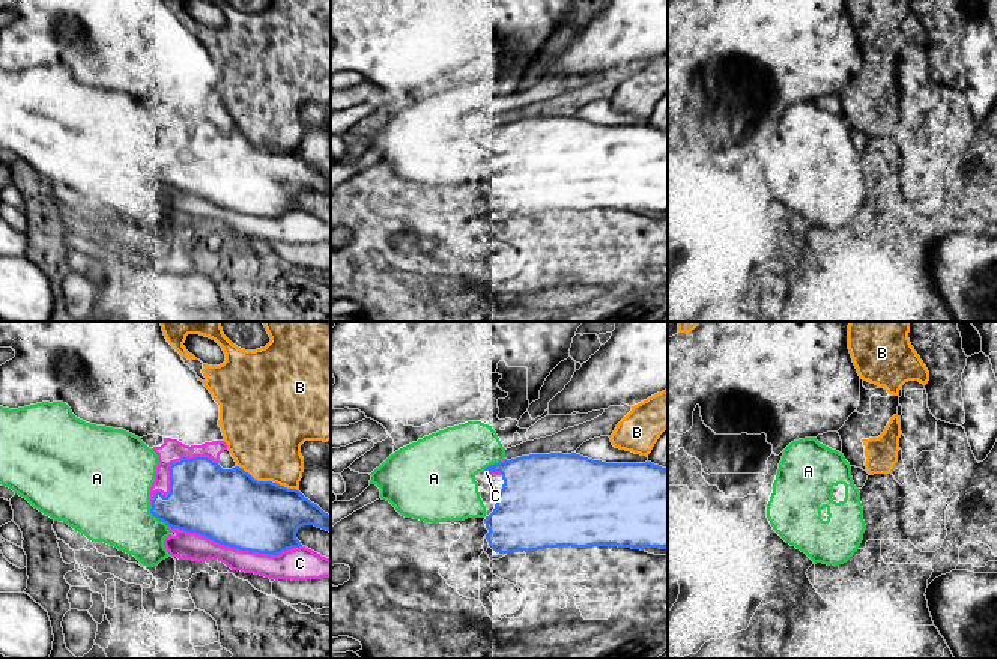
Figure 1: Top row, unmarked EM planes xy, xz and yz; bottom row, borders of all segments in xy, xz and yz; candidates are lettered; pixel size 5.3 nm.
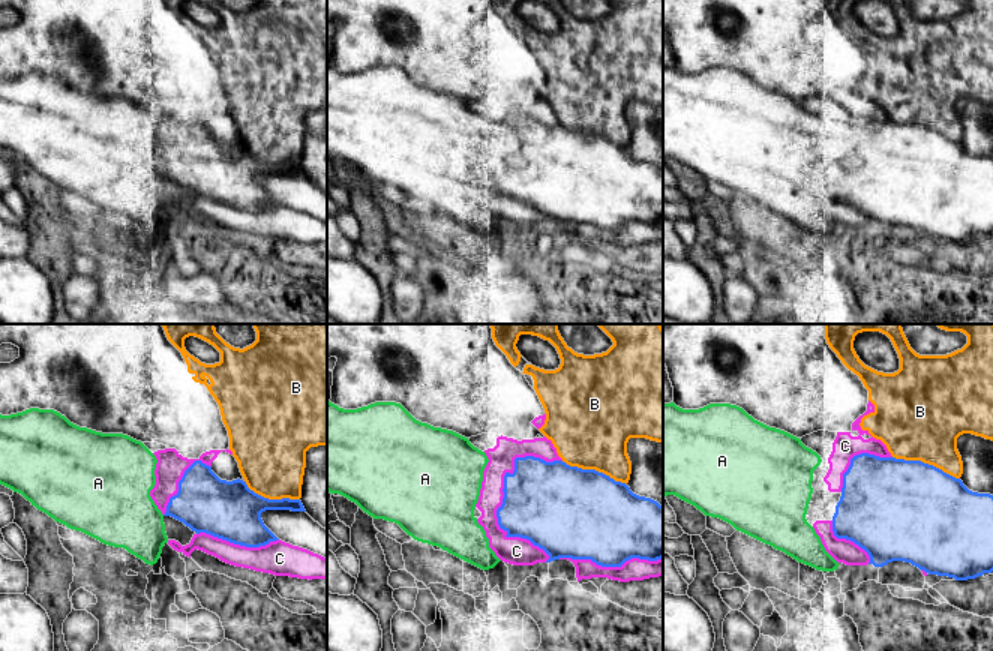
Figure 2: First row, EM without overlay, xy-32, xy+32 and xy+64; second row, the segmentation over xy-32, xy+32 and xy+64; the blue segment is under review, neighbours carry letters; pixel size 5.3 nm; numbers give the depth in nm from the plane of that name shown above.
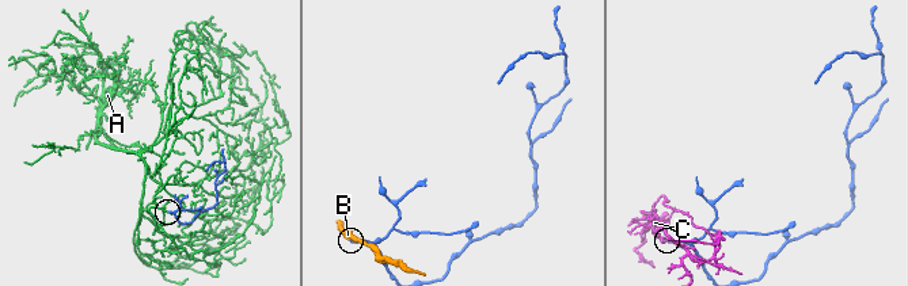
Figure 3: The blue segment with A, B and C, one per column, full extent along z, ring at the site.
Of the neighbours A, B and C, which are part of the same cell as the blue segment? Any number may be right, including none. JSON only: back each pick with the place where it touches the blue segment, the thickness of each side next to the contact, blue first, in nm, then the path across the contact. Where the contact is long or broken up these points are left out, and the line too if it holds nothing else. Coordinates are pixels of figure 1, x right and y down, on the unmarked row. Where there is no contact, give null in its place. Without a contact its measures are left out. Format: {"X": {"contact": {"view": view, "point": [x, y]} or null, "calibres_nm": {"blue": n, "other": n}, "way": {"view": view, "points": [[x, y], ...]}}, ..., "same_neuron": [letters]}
{"A": {"contact": {"view": "xy", "point": [157, 179]}, "calibres_nm": {"blue": 340, "other": 420}}, "same_neuron": ["A"]}

